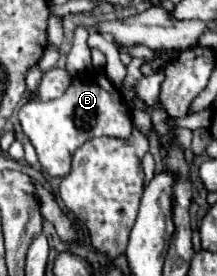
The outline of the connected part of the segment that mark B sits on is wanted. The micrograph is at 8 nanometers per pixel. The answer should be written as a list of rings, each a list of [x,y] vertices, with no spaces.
[[[92,70],[94,74],[86,74],[84,78],[76,78],[64,96],[48,102],[26,102],[18,120],[22,124],[24,134],[36,148],[42,170],[48,176],[64,178],[70,172],[74,152],[90,138],[96,136],[116,136],[126,138],[132,132],[132,114],[124,102],[120,90],[104,76],[102,70]]]

